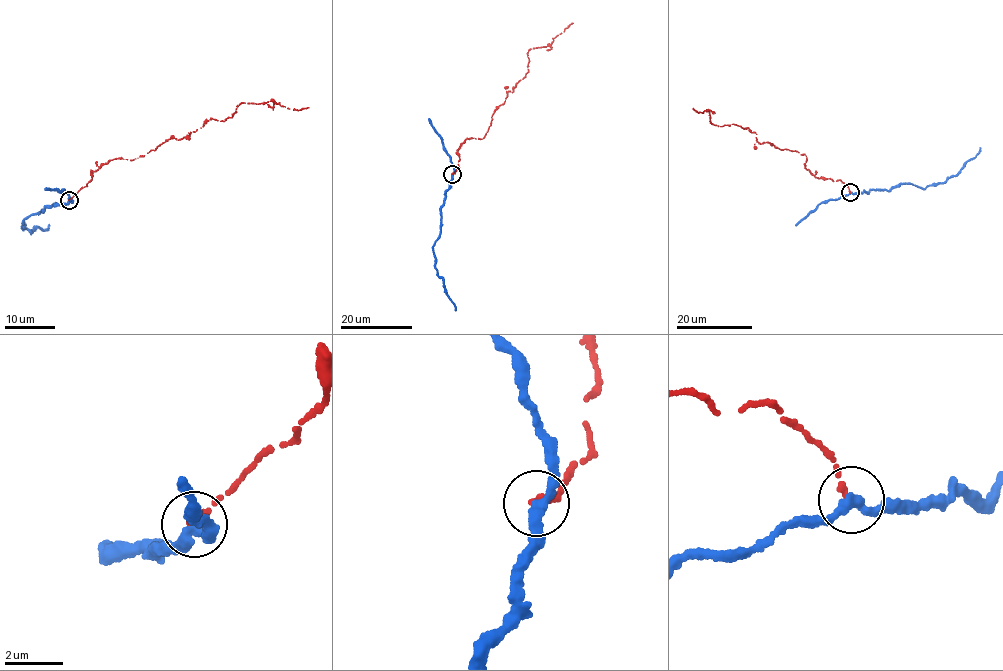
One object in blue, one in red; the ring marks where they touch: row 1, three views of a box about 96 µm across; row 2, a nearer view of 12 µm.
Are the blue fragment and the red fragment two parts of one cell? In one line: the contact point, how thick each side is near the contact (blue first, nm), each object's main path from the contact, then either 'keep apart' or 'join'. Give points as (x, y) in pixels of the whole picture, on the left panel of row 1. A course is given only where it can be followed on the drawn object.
at (69, 200); 340 nm thick on the blue side, 220 nm on the other; blue runs (70, 200), (66, 205), (54, 204), (24, 218), (22, 229), (44, 230), (49, 223); red runs (70, 200), (108, 159), (142, 157), (211, 118), (233, 116), (239, 104), (308, 107); keep apart

